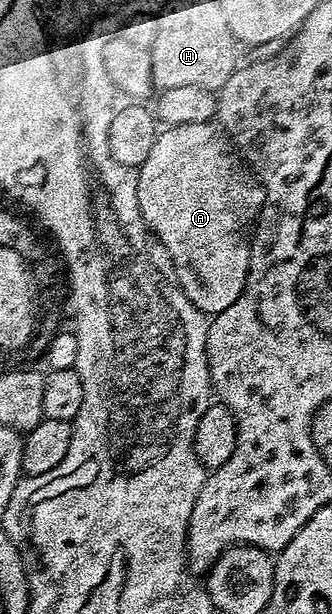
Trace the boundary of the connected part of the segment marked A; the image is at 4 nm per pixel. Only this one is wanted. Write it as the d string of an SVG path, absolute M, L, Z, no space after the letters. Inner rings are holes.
M214 122L163 127L148 158L144 158L141 168L137 169L137 174L142 218L146 221L147 229L164 246L168 246L172 261L176 264L179 279L177 287L183 297L189 300L191 308L197 308L202 314L217 314L228 310L228 306L232 306L232 302L236 302L244 290L250 269L250 227L266 205L266 191L257 175L244 163L230 137Z

